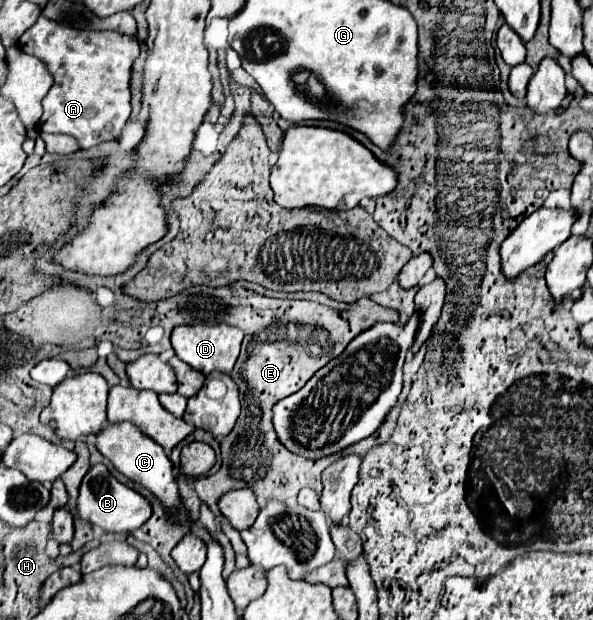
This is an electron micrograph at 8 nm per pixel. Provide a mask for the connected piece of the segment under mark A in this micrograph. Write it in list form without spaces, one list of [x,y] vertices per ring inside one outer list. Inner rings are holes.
[[[39,17],[19,37],[19,47],[43,59],[55,79],[43,99],[43,117],[39,123],[43,133],[71,135],[81,149],[119,137],[131,115],[131,69],[141,51],[137,35],[123,37],[115,31],[77,31]]]

